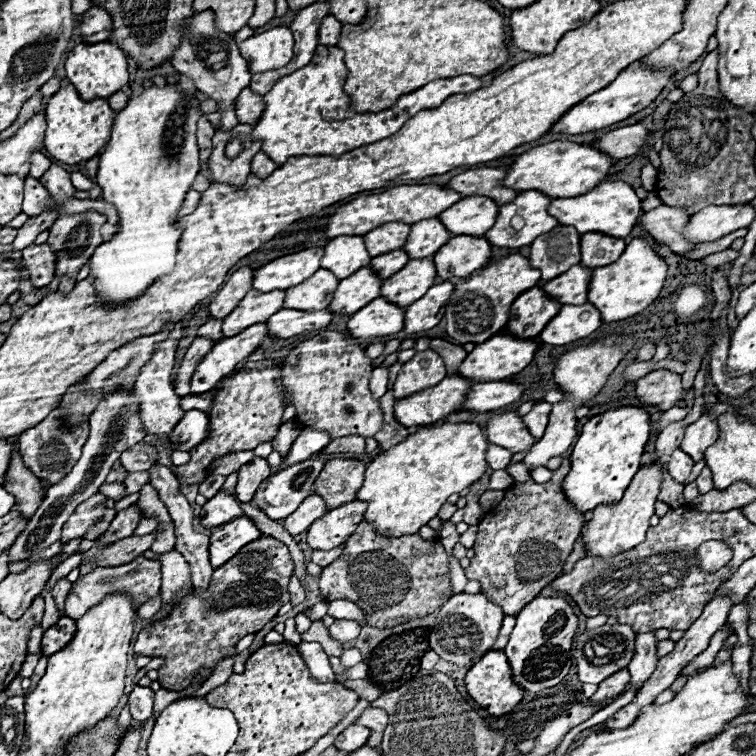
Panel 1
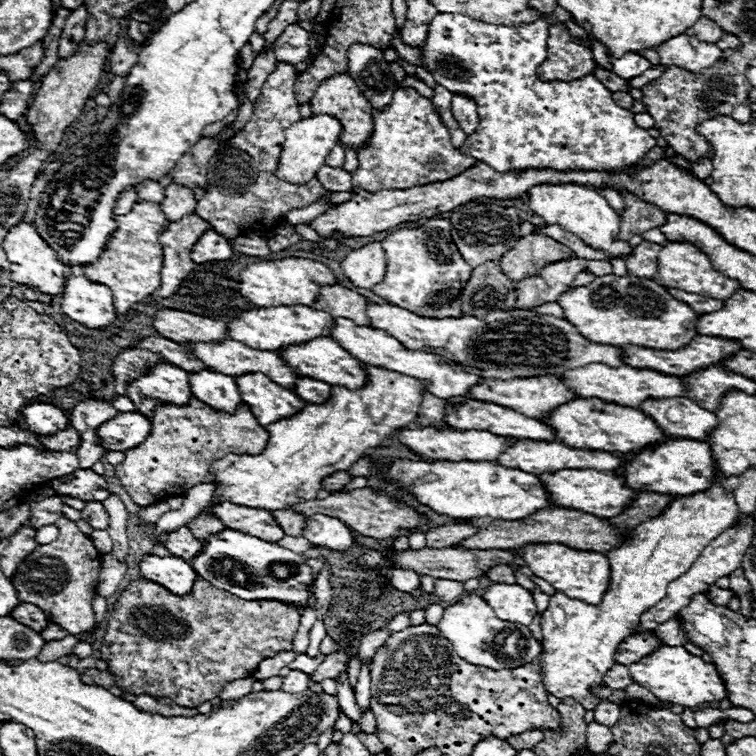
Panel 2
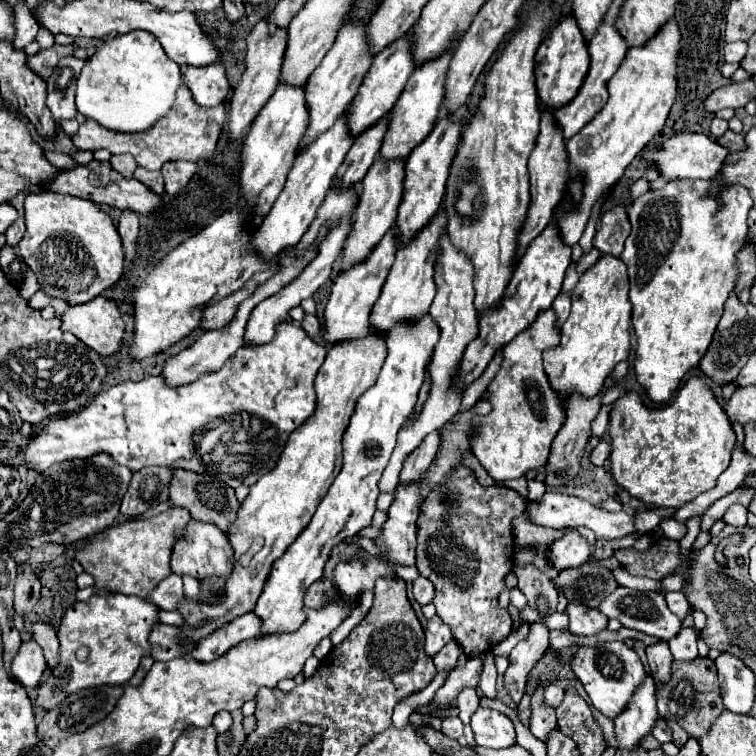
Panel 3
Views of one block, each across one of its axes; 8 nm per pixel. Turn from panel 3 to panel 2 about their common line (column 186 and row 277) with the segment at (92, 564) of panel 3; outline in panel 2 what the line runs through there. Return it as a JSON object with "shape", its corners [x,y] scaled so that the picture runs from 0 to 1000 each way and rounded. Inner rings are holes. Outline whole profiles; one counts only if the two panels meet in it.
{"shape":[[[706,304],[704,310],[690,312],[683,325],[672,331],[667,341],[661,341],[659,349],[667,362],[672,362],[672,368],[685,373],[688,368],[712,362],[728,347],[738,347],[754,339],[759,339],[759,333],[751,325]]]}

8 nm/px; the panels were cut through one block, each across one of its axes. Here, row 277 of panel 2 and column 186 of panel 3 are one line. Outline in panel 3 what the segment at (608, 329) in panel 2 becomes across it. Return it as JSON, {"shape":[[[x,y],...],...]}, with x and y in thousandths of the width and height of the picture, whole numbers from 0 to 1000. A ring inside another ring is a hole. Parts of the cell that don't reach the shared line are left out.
{"shape":[[[492,437],[481,447],[455,450],[437,458],[415,505],[421,524],[418,545],[384,574],[365,619],[331,643],[331,653],[317,669],[317,683],[304,698],[302,712],[312,741],[310,757],[302,765],[267,767],[267,786],[259,791],[262,796],[246,791],[246,796],[235,802],[235,810],[246,815],[246,825],[241,828],[246,844],[265,849],[280,839],[280,833],[296,828],[296,823],[336,807],[360,743],[368,741],[378,730],[381,720],[386,720],[402,696],[407,696],[407,688],[415,683],[429,651],[434,651],[434,643],[447,630],[452,614],[452,571],[460,566],[474,526],[497,505],[508,476],[511,444]]]}

